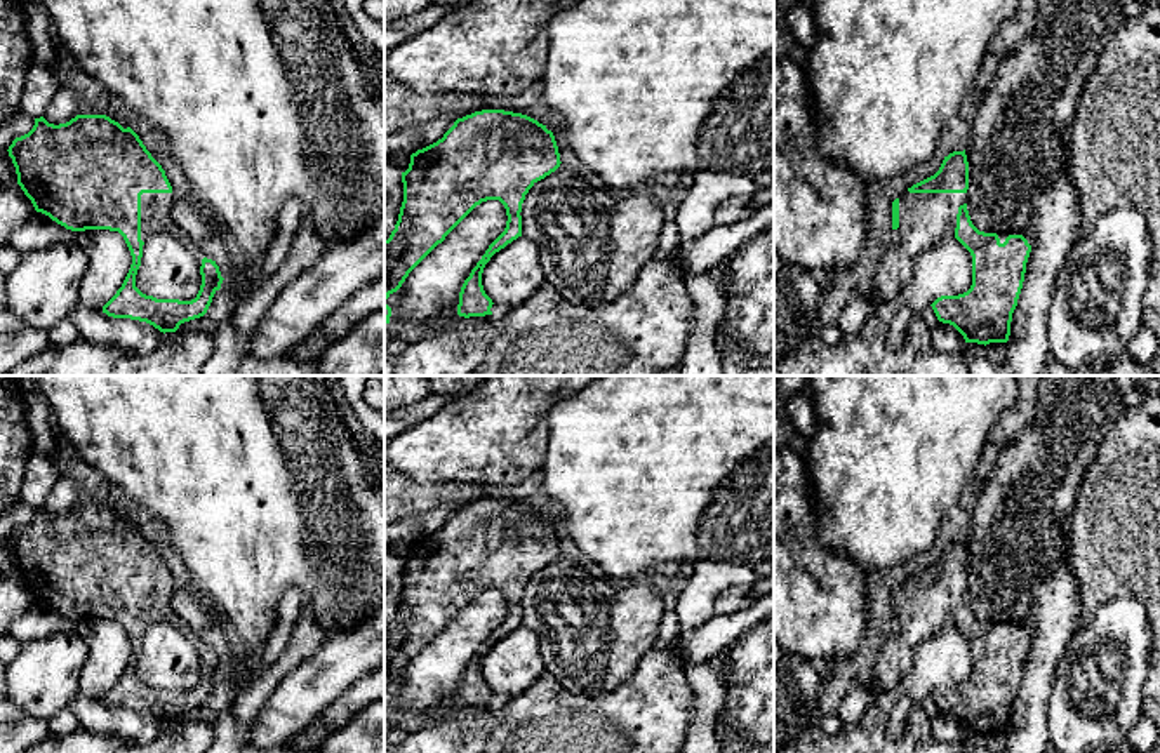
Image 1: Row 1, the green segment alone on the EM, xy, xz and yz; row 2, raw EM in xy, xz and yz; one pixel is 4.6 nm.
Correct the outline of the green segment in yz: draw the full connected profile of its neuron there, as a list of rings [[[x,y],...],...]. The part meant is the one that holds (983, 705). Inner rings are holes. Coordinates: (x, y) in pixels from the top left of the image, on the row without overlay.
[[[965,539],[944,546],[939,560],[908,577],[892,591],[889,638],[878,650],[871,678],[875,696],[897,687],[911,673],[915,649],[946,626],[955,626],[972,645],[972,675],[958,685],[941,685],[930,696],[939,711],[953,715],[965,732],[1007,732],[1012,703],[1023,678],[1031,635],[1023,624],[1009,624],[1002,633],[997,623],[979,621],[967,600],[969,551]]]

